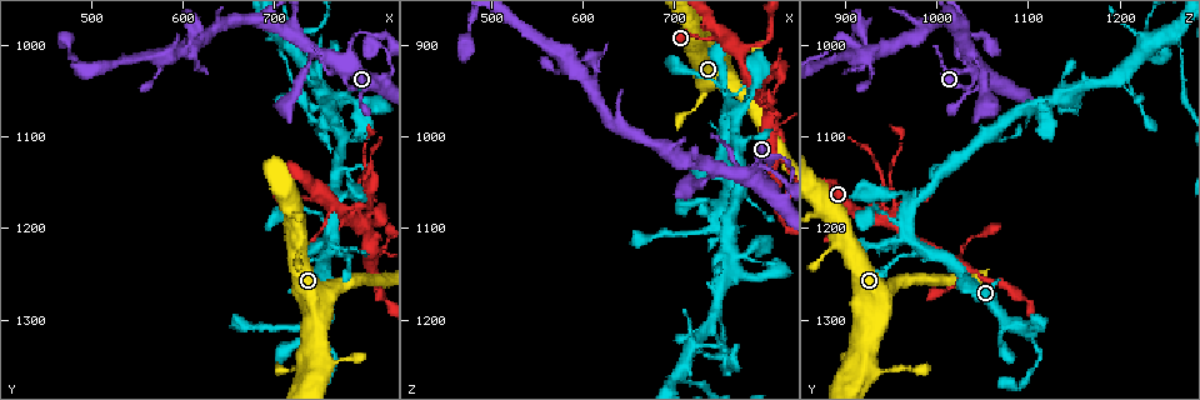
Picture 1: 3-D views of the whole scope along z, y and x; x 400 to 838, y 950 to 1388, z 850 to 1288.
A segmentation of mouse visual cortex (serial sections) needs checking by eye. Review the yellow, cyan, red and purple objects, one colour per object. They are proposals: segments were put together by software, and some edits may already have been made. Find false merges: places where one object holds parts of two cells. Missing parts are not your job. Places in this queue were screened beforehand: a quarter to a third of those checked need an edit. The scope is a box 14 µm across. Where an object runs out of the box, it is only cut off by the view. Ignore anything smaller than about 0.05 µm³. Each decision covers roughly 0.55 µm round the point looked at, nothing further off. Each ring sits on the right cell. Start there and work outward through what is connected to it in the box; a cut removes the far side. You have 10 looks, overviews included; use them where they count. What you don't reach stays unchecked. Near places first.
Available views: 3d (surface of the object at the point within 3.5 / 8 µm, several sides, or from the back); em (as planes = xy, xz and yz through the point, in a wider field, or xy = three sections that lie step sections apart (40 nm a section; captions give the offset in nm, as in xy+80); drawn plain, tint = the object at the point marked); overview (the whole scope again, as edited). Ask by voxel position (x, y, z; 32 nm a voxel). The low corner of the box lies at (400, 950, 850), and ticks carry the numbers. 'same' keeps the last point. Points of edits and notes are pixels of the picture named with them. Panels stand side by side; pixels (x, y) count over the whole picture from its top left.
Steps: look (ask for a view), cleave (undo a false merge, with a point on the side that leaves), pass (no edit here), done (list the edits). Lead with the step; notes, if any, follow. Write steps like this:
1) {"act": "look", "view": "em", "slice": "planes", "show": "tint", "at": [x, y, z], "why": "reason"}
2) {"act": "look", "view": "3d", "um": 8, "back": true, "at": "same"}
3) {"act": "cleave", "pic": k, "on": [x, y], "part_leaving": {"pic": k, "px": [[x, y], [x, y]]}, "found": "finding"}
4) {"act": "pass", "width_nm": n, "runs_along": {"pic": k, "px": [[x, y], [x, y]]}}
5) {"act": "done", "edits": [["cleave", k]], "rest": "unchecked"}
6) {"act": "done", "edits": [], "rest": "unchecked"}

{"act": "look", "view": "3d", "um": 3.5, "back": true, "at": [760, 1325, 1105], "why": "thick turns thin"}

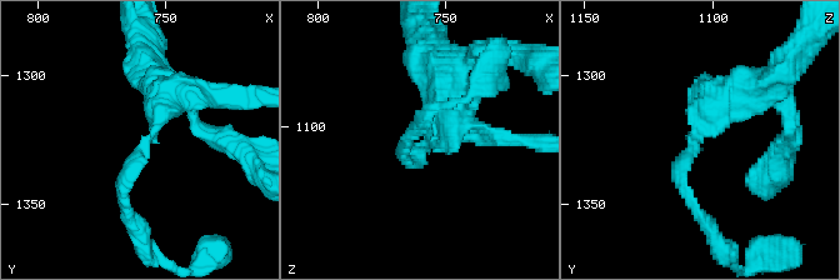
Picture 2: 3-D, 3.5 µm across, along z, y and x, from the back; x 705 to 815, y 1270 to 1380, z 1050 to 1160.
{"act": "look", "view": "em", "slice": "planes", "show": "plain", "at": [758, 1328, 1109], "arm_widths_nm": [150, 500]}

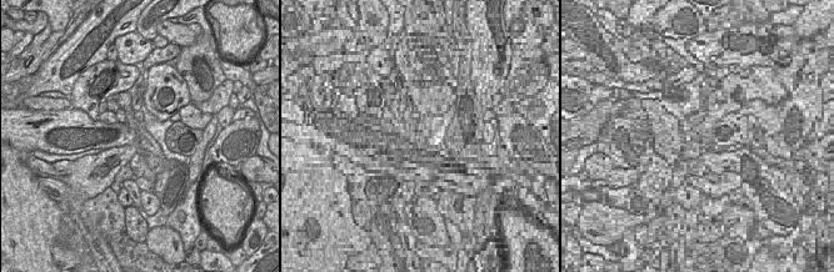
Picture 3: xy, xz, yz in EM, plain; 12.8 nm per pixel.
{"act": "look", "view": "em", "slice": "planes", "show": "tint", "at": "same"}

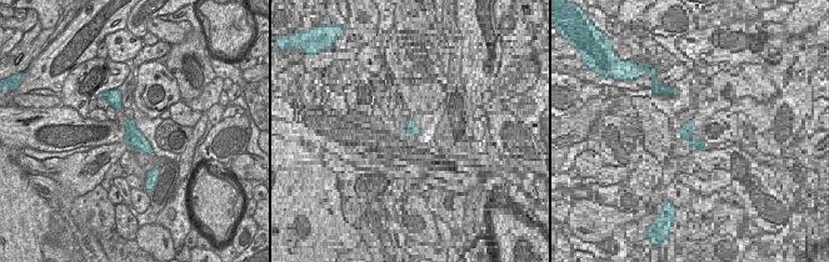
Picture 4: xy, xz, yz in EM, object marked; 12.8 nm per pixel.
{"act": "pass", "runs_along": {"pic": 2, "px": [[164, 91], [156, 130], [123, 184], [126, 218]]}, "found": "continuous, no second cell"}

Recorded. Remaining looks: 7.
{"act": "look", "view": "3d", "um": 8, "at": [750, 1165, 890], "why": "thin neck"}

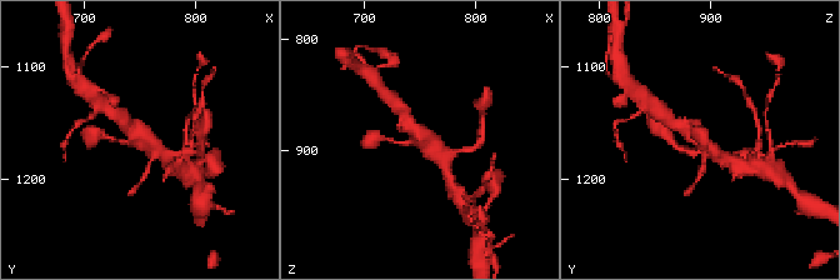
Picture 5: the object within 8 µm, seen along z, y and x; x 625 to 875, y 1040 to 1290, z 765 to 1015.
{"act": "look", "view": "em", "slice": "xy", "step": 3, "show": "tint", "at": [748, 1168, 892], "arms": 3, "arm_widths_nm": [100, 350, 400]}

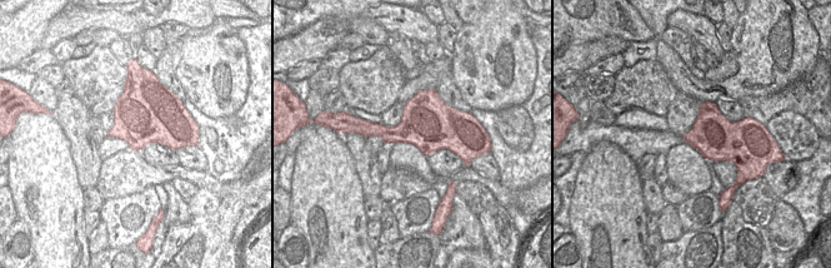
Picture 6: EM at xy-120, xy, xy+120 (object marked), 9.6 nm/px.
{"act": "pass", "width_nm": 500, "runs_along": {"pic": 5, "px": [[383, 140], [418, 139], [444, 159]]}, "found": "all the same cell"}

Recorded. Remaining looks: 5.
{"act": "look", "view": "3d", "um": 3.5, "at": [780, 1190, 935], "why": "arms run side by side"}

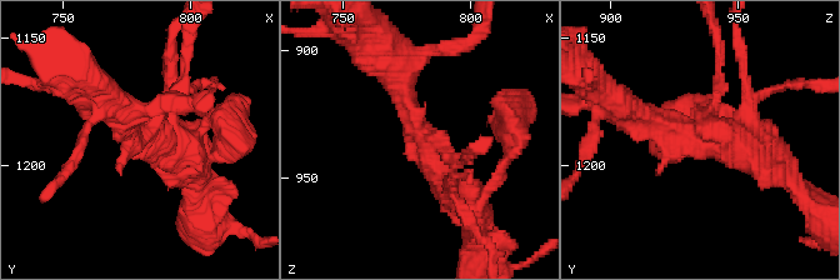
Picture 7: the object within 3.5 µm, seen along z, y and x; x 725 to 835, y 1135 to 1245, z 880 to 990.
{"act": "look", "view": "em", "slice": "xy", "step": 5, "show": "tint", "at": [784, 1187, 937]}

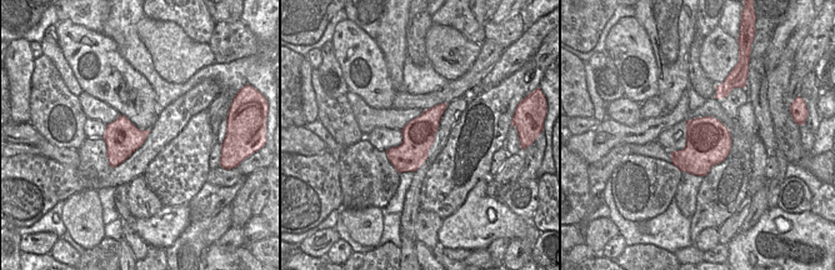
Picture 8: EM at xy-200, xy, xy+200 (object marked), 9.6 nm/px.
{"act": "pass", "arm_widths_nm": [150, 200, 300, 450], "runs_along": {"pic": 7, "px": [[401, 78], [431, 160], [474, 209]]}, "found": "one cell here"}

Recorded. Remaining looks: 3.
{"act": "look", "view": "3d", "um": 8, "at": [705, 990, 1260], "why": "a fork"}

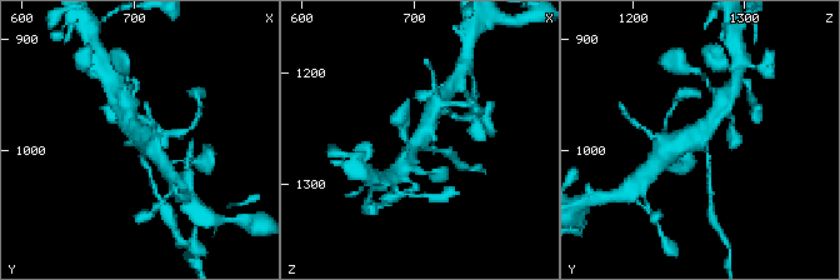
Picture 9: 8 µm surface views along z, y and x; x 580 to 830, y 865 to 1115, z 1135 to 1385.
{"act": "look", "view": "3d", "um": 3.5, "back": true, "at": [706, 990, 1260], "why": "closer look"}

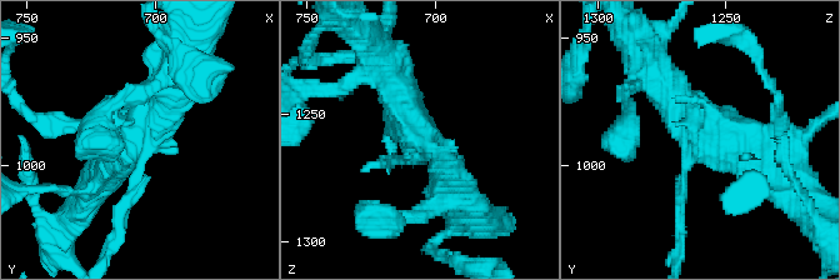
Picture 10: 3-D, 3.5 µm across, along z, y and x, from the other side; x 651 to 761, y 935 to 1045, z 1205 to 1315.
{"act": "look", "view": "em", "slice": "xy", "step": 5, "show": "tint", "at": [705, 989, 1260]}

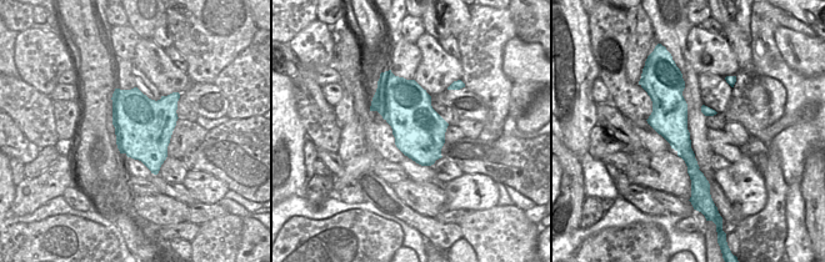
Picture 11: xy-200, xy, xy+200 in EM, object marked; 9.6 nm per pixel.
{"act": "cleave", "pic": 10, "on": [118, 210], "border": {"pic": 11, "px": [[699, 170], [698, 176], [691, 180]]}, "found": "a second cell is stuck on"}

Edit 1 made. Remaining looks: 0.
{"act": "done", "edits": [["cleave", 10]], "rest": "unchecked"}

